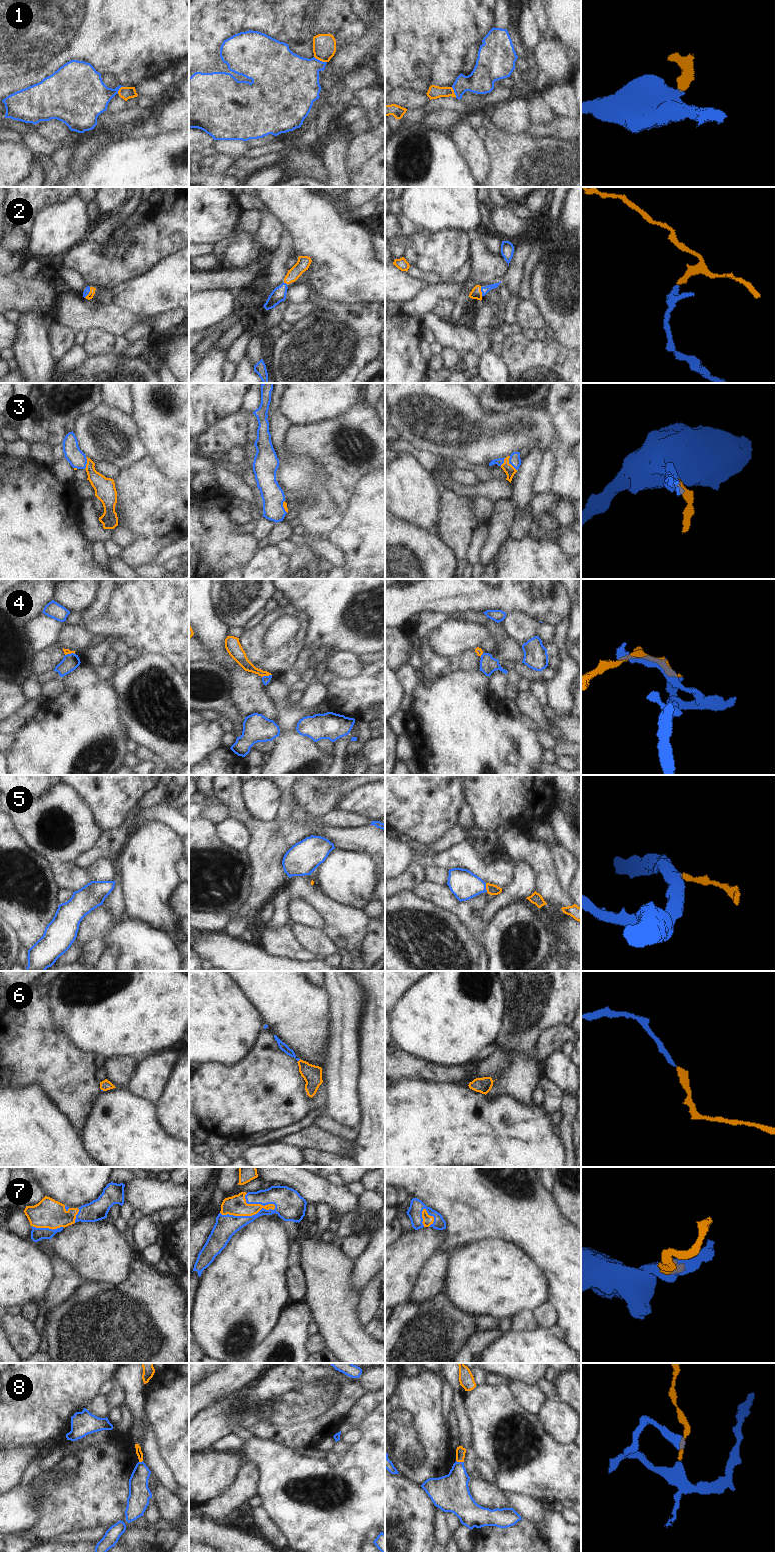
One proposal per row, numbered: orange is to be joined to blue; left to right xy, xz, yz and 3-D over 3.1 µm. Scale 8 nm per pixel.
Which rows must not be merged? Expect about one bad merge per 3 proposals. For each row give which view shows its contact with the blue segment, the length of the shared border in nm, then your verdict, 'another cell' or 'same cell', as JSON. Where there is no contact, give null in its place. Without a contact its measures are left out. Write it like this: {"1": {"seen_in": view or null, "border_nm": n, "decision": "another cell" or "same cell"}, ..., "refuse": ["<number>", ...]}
{"1": {"seen_in": "xz", "border_nm": 120, "decision": "another cell"}, "2": {"seen_in": "yz", "border_nm": 70, "decision": "same cell"}, "3": {"seen_in": "yz", "border_nm": 130, "decision": "same cell"}, "4": {"seen_in": "xz", "border_nm": 80, "decision": "another cell"}, "5": {"seen_in": "yz", "border_nm": 70, "decision": "same cell"}, "6": {"seen_in": null, "decision": "same cell"}, "7": {"seen_in": "xz", "border_nm": 460, "decision": "same cell"}, "8": {"seen_in": "yz", "border_nm": 70, "decision": "same cell"}, "refuse": ["1", "4"]}

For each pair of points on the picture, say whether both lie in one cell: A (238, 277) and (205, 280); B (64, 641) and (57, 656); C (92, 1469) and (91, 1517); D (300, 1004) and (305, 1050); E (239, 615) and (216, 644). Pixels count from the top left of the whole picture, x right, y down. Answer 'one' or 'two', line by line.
A: one
B: two
C: one
D: one
E: two

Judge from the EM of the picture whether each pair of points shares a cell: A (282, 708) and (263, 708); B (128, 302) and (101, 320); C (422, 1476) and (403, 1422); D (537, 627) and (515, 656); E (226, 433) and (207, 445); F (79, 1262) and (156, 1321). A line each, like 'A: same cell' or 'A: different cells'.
A: different cells
B: different cells
C: same cell
D: different cells
E: same cell
F: different cells

